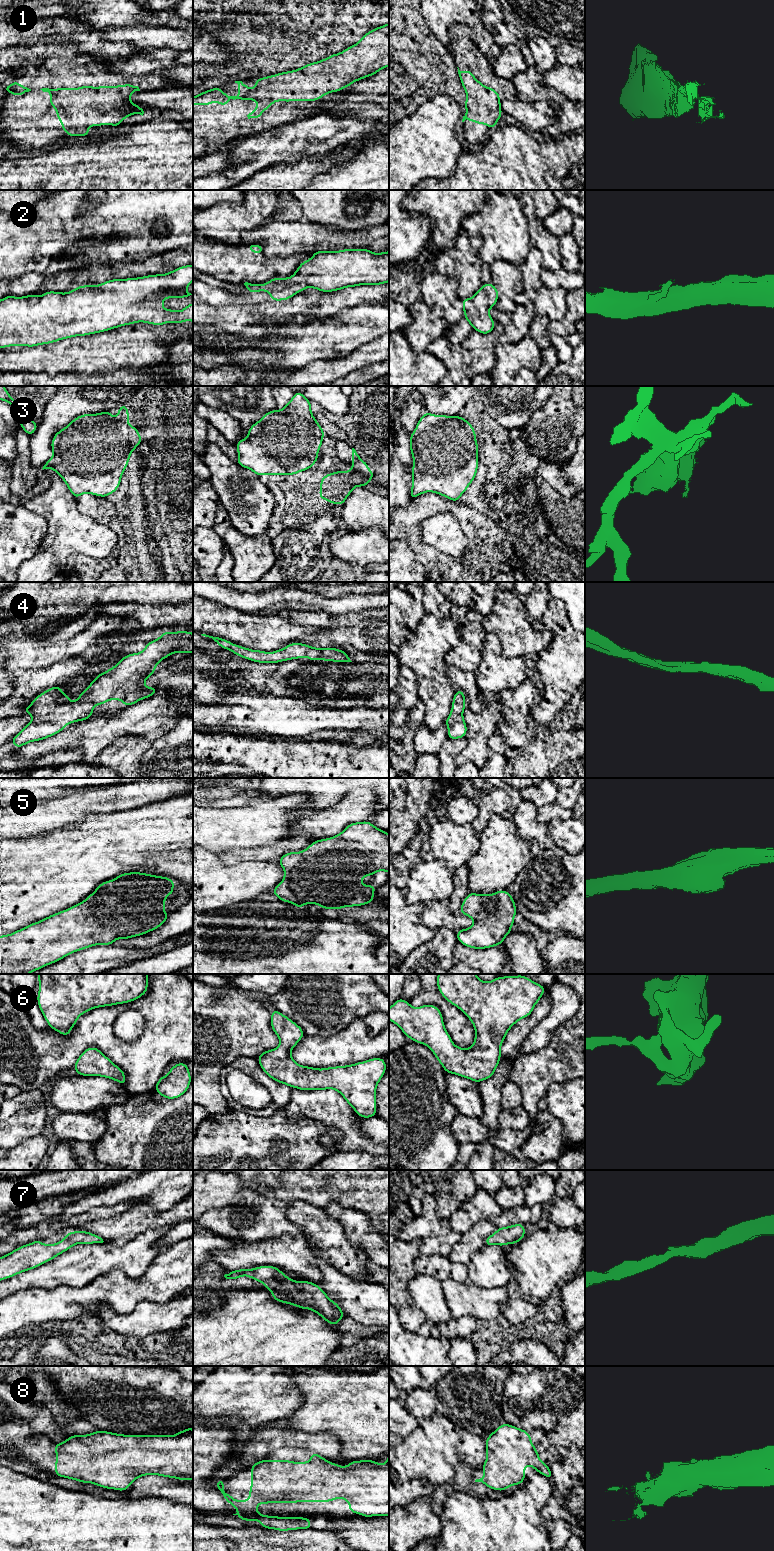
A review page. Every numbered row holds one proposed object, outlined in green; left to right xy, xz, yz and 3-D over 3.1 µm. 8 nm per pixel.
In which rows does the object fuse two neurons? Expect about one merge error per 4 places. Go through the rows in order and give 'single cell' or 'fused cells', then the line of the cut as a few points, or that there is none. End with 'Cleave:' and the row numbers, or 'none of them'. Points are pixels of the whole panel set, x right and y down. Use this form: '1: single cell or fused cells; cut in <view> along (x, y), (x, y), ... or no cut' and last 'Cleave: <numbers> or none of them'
1: single cell; no cut
2: single cell; no cut
3: single cell; no cut
4: single cell; no cut
5: single cell; no cut
6: single cell; no cut
7: single cell; no cut
8: single cell; no cut
Cleave: none of them

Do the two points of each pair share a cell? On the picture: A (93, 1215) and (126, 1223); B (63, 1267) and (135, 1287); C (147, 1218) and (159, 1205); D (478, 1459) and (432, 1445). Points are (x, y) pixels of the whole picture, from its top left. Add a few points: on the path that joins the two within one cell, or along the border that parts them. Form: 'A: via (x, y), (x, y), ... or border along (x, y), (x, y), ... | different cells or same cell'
A: border along (128, 1209), (113, 1216), (87, 1221), (83, 1224) | different cells
B: border along (121, 1270), (98, 1275), (77, 1287) | different cells
C: border along (137, 1205), (149, 1204), (157, 1212) | different cells
D: via (476, 1444), (466, 1437), (447, 1437) | same cell

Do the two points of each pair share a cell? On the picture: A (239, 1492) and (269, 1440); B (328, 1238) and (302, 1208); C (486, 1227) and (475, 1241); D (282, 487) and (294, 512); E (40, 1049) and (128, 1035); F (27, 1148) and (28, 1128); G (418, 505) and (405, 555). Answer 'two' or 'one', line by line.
A: two
B: one
C: one
D: one
E: two
F: two
G: two

